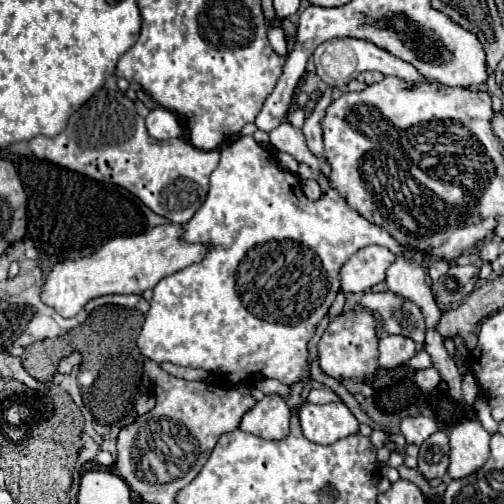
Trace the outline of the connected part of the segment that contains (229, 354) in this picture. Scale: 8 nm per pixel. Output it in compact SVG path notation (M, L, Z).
M242 136L236 142L232 142L230 146L220 150L220 164L216 166L216 170L210 174L210 190L206 200L202 202L202 206L196 210L196 214L182 224L182 240L184 242L200 242L208 248L208 254L204 256L202 262L192 264L180 272L174 272L166 278L162 278L156 286L154 286L154 298L150 302L150 310L146 314L144 326L140 330L138 336L138 350L154 360L154 362L172 362L178 366L190 366L190 368L204 368L208 372L216 372L226 376L232 384L238 382L248 382L248 380L262 380L262 378L276 378L288 386L294 386L302 380L310 380L310 366L308 366L308 342L312 340L314 332L316 332L316 324L328 314L328 308L332 306L338 290L340 290L340 268L344 266L344 262L360 248L370 246L370 244L380 244L390 248L392 252L396 252L398 256L402 256L402 246L388 236L388 232L384 232L380 226L364 220L360 214L352 212L346 204L344 198L334 190L328 188L318 200L310 200L306 198L306 194L300 188L298 176L294 176L292 172L286 172L278 166L276 158L266 152L252 136Z

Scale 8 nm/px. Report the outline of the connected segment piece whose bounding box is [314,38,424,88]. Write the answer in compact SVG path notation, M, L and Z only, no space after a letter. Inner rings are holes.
M332 38L322 42L314 50L314 64L316 64L316 74L332 88L344 88L352 78L368 70L378 70L384 76L400 76L408 82L424 80L416 72L416 68L412 68L412 64L404 64L404 60L396 60L396 56L388 56L388 52L376 48L374 44L368 44L366 40L356 40L356 38Z

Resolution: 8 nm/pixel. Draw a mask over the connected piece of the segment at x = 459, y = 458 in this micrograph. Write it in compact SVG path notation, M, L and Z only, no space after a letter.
M460 422L449 433L448 476L464 478L480 470L490 458L490 434L480 422Z

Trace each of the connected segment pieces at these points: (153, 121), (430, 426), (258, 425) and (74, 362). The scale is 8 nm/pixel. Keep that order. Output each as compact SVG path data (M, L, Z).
M160 106L150 110L150 114L146 116L146 128L148 128L148 134L156 140L170 140L170 138L180 136L180 126L178 126L176 114L168 112L166 108L160 108Z
M410 416L402 420L402 434L408 444L420 446L428 436L432 436L438 430L436 422L430 416Z
M266 396L244 414L240 430L264 440L282 440L290 434L290 408L280 396Z
M72 352L68 358L64 358L62 362L60 362L60 366L58 366L58 372L60 374L70 374L78 364L82 362L82 356L78 354L78 352Z

